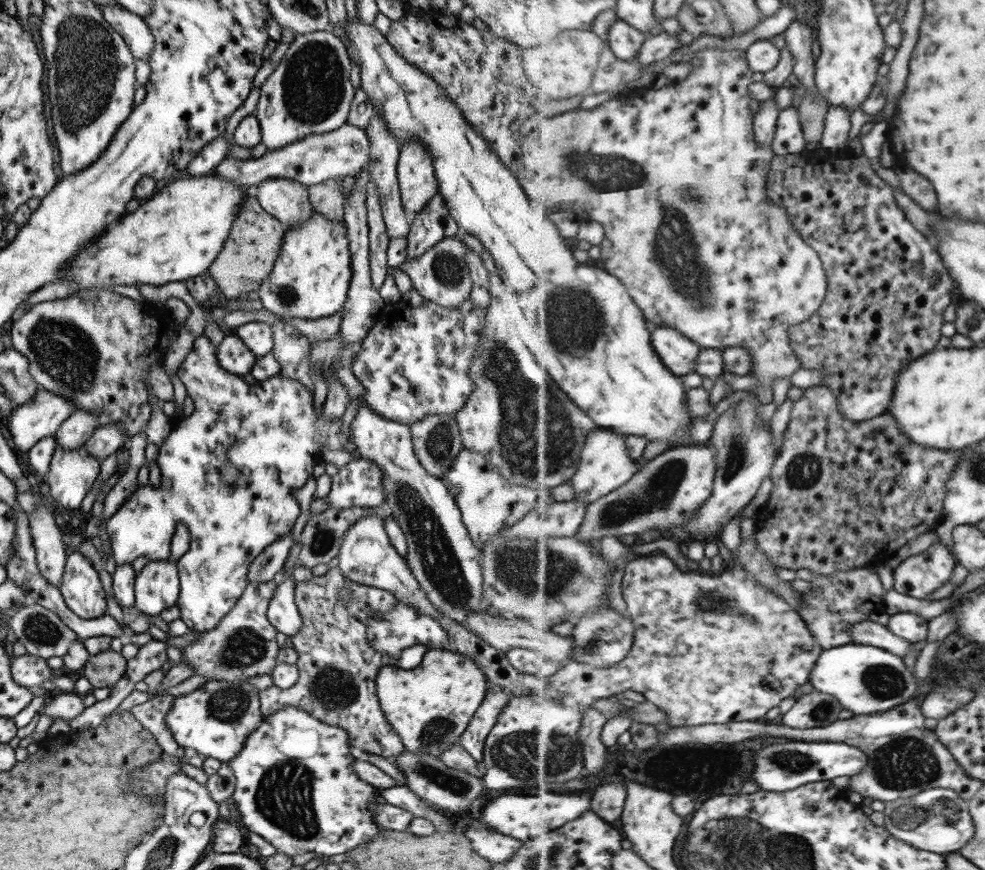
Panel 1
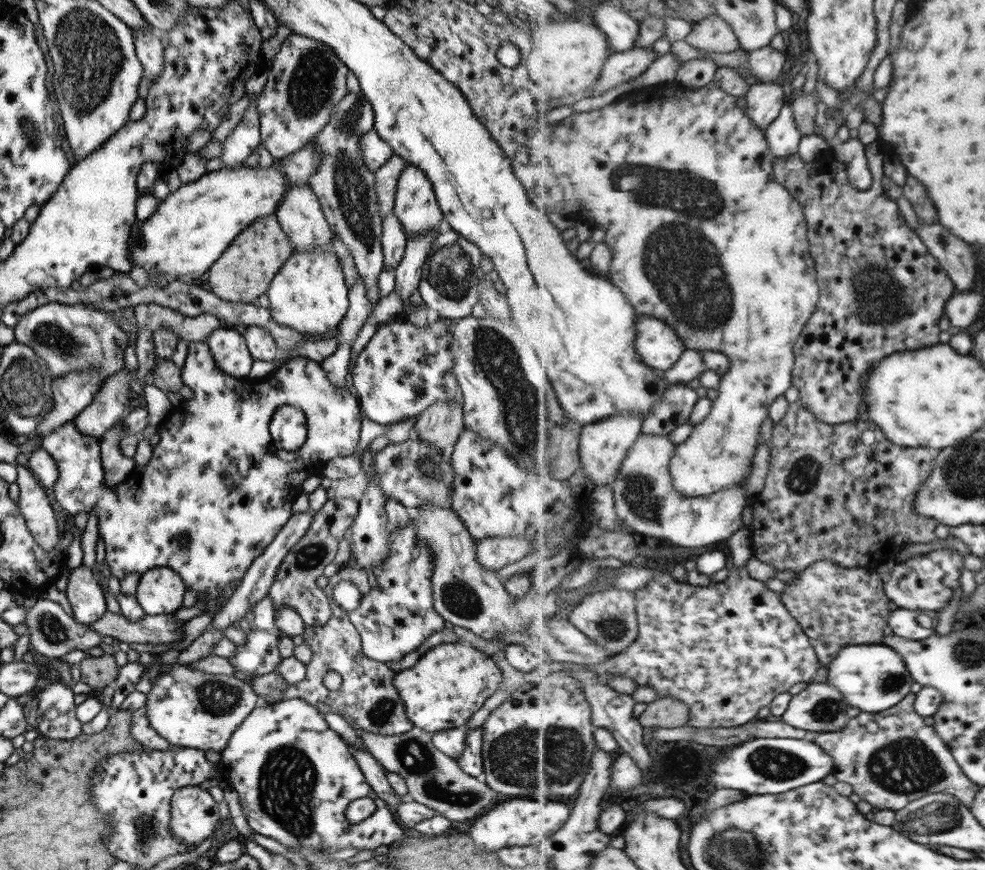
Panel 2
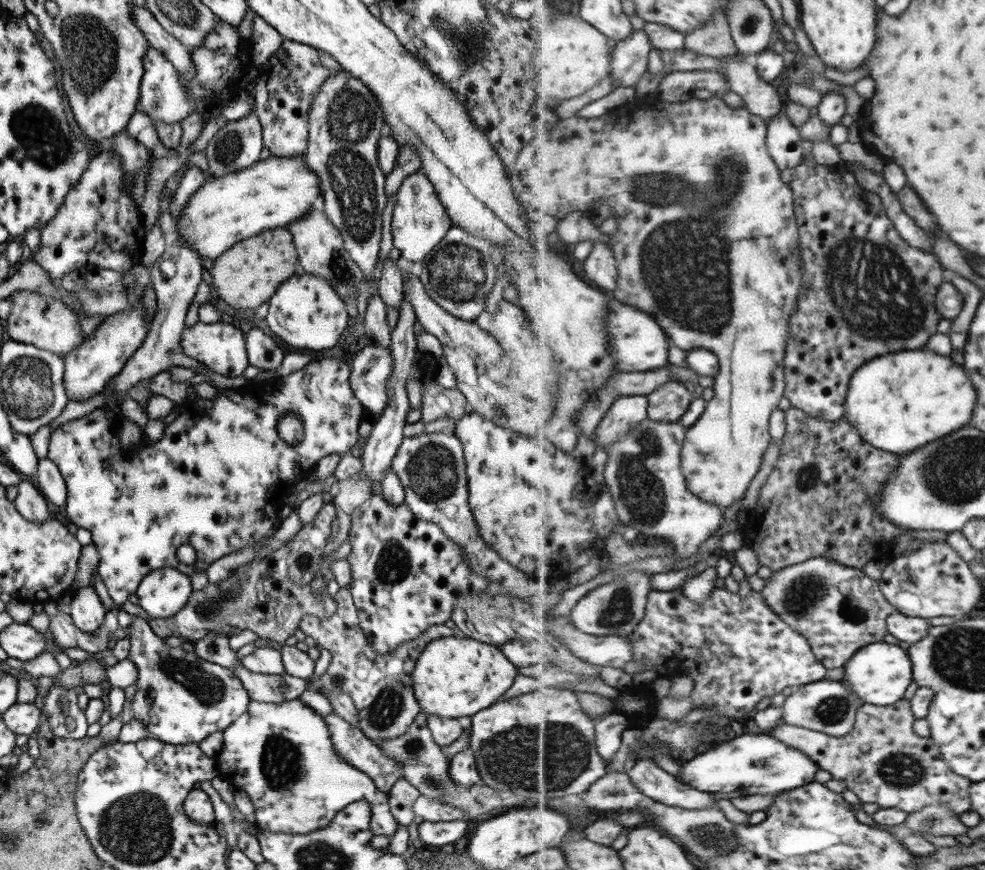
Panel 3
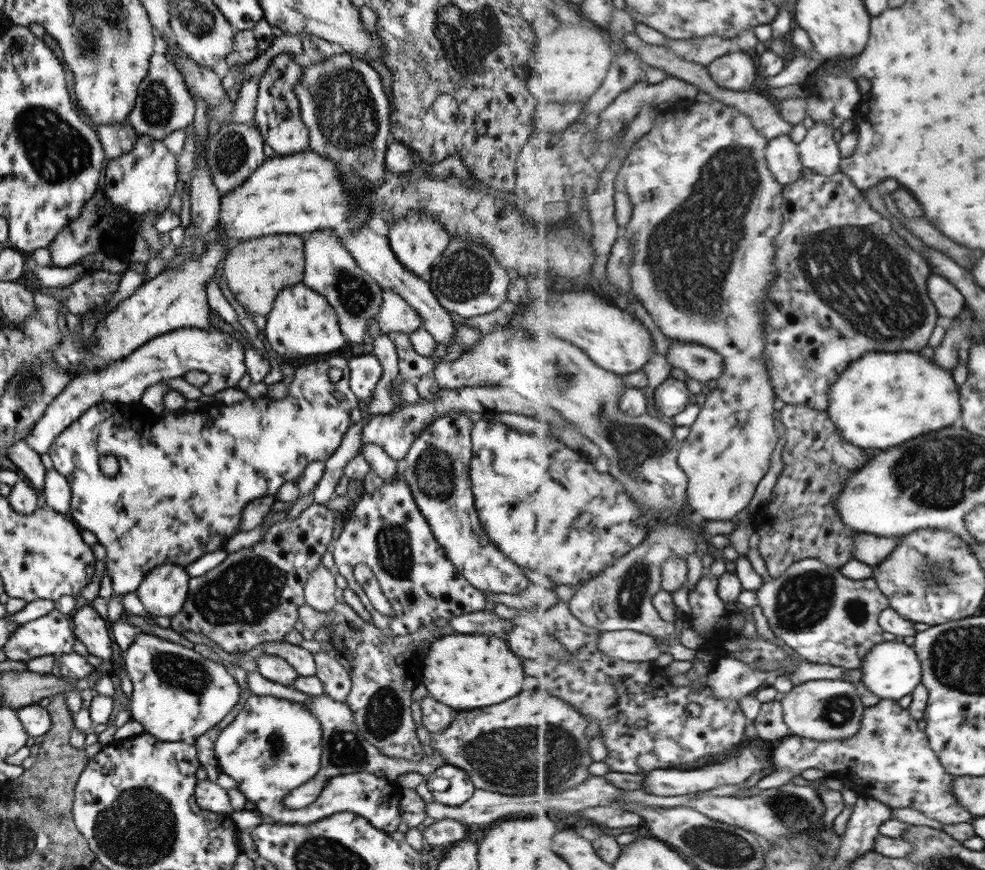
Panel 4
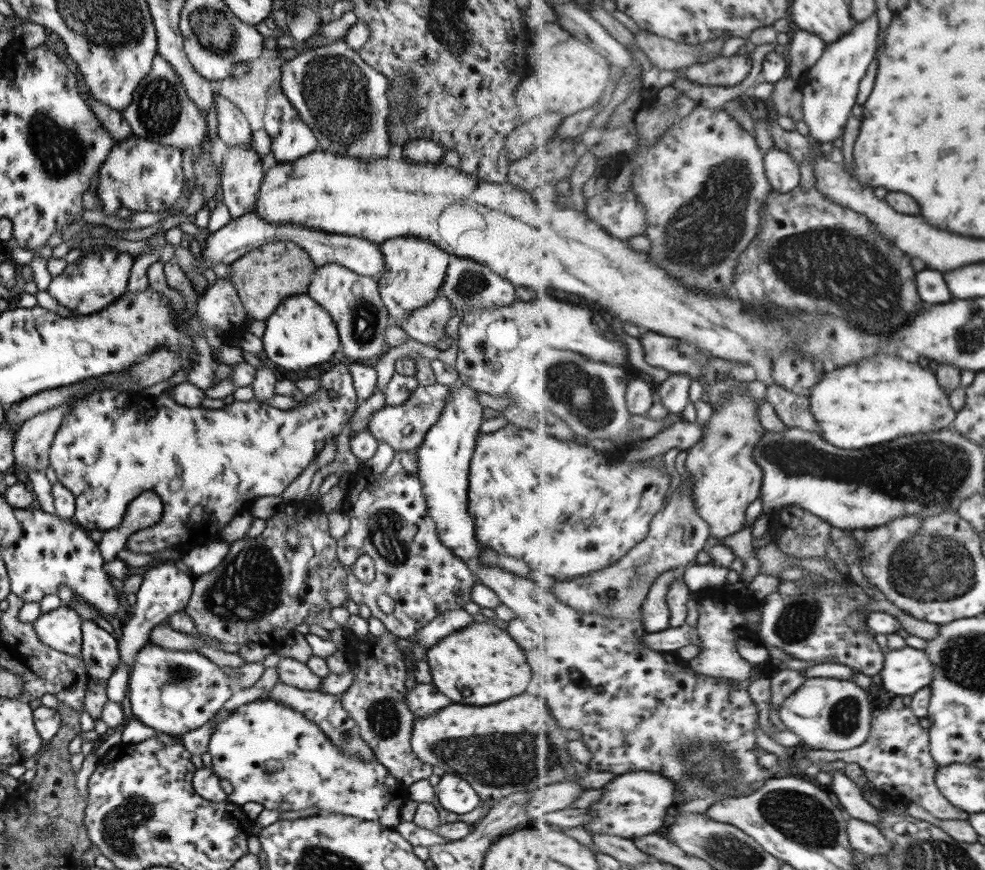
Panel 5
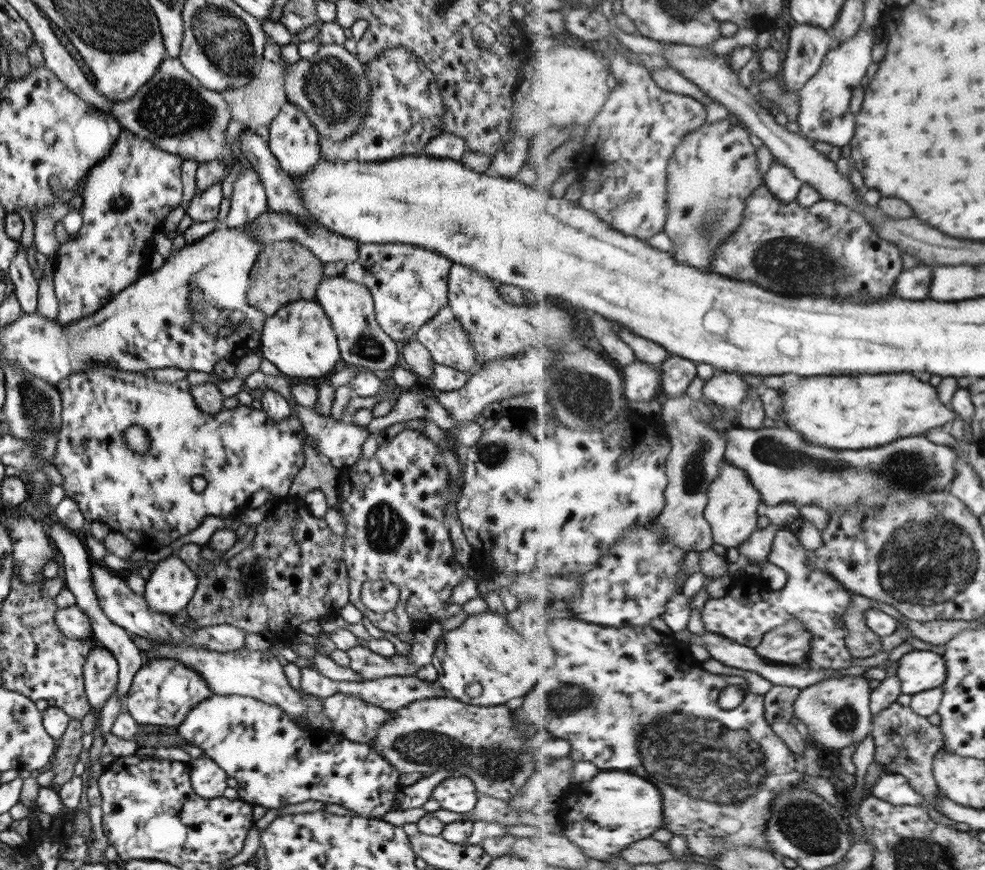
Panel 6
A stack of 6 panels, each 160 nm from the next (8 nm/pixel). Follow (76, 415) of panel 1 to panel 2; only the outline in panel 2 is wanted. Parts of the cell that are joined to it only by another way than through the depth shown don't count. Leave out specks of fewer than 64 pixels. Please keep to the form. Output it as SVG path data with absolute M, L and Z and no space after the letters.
M138 368L134 372L127 370L119 371L115 375L111 375L107 381L99 388L98 392L91 399L91 402L78 414L77 417L72 419L75 429L83 435L99 439L103 437L105 431L112 428L124 415L128 400L128 387L129 380L136 378Z

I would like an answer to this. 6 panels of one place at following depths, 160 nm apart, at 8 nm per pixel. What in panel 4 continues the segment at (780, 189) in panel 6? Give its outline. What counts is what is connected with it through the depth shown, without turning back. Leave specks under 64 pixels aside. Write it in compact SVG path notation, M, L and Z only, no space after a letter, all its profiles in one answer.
M790 134L777 136L770 140L766 156L769 168L784 186L801 178L805 166L802 163L799 145L791 138Z

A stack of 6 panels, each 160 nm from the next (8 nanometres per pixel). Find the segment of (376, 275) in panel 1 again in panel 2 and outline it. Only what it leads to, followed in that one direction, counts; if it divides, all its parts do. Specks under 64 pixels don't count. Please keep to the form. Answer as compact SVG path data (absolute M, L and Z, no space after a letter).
M391 155L374 173L374 191L379 216L392 212L396 178L408 163L398 155Z

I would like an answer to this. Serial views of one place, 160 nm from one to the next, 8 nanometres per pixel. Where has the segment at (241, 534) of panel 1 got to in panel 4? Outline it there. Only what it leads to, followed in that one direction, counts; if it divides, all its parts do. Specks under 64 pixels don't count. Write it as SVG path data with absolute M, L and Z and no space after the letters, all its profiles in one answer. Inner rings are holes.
M334 356L323 362L307 364L295 369L295 373L286 383L288 387L287 394L280 400L267 397L258 397L251 399L245 397L243 400L228 405L227 402L215 399L213 395L204 394L199 403L189 400L176 411L163 411L163 413L155 415L147 408L139 403L132 402L129 404L114 401L109 403L103 401L87 410L77 420L74 420L53 440L53 444L46 452L50 456L51 467L53 467L61 476L65 477L70 488L70 507L68 510L68 518L80 529L89 530L95 535L97 544L104 549L104 567L111 581L111 588L114 594L127 594L133 592L143 581L149 570L163 563L171 563L180 567L187 566L190 562L197 560L199 556L216 550L224 550L224 546L233 536L240 531L240 520L243 507L256 498L274 495L277 489L284 482L292 481L299 478L306 464L320 460L324 461L329 458L337 450L341 439L345 437L347 428L351 425L349 420L349 411L352 408L359 408L361 403L359 399L350 391L347 382L349 370L347 366L347 358ZM337 368L341 371L339 381L331 383L327 377L329 369ZM333 392L341 392L343 400L335 398ZM110 454L115 457L118 462L117 473L113 477L105 477L99 471L97 460L99 456Z

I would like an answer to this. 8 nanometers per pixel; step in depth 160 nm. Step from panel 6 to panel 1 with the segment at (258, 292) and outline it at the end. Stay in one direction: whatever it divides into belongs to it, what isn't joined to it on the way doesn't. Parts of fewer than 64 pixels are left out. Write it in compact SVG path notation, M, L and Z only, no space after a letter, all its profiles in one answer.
M252 194L241 201L221 250L207 270L225 298L230 300L238 298L242 293L258 291L258 286L273 266L286 228L287 226L263 210Z

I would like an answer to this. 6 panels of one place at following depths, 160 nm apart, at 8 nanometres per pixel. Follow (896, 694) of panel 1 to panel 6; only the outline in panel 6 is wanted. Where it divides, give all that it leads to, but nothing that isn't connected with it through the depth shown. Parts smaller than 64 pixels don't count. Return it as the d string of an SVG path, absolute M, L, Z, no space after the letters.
M918 649L902 654L896 670L901 691L910 695L941 687L947 675L944 655Z

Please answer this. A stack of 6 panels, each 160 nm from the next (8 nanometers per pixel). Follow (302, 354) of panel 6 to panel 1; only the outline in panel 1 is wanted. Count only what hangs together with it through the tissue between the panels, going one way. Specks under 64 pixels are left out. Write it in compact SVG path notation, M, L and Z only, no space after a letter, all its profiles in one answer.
M313 211L308 219L286 228L282 243L275 257L269 274L258 286L257 296L261 307L279 318L301 318L301 320L317 320L342 310L352 275L350 267L349 239L346 227L341 223L332 223L323 215Z

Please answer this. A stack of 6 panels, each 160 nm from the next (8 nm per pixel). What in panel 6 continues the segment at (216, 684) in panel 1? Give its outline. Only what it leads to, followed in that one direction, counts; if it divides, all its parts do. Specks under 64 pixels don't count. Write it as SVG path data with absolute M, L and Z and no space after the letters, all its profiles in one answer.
M165 657L143 658L141 666L134 672L127 696L123 700L123 708L137 725L177 727L198 702L209 698L212 693L203 677L186 664Z

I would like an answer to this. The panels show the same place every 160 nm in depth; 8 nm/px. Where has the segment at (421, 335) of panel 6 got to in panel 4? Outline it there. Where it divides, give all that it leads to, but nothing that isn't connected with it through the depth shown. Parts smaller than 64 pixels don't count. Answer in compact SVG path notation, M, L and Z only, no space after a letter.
M383 290L381 310L377 314L377 324L381 333L398 332L409 334L421 328L421 319L401 297Z

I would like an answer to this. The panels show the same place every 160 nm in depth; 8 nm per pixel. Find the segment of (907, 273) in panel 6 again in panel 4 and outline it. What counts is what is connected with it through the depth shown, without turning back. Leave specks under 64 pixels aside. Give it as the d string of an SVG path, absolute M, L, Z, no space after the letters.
M937 274L930 276L928 292L940 316L954 319L965 309L966 298L952 282L943 276Z

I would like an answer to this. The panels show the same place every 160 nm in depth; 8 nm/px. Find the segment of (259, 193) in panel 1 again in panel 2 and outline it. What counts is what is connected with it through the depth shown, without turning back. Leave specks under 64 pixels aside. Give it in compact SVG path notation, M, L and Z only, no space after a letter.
M291 186L287 189L277 203L274 210L276 221L281 230L287 235L288 241L293 246L293 251L333 251L331 247L331 230L323 216L318 198L308 186Z

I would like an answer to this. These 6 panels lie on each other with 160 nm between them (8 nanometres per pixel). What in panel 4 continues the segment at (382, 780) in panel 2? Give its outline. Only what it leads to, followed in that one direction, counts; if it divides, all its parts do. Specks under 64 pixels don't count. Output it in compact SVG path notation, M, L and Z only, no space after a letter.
M310 696L304 704L303 708L307 709L318 721L322 728L321 735L321 756L320 767L317 776L313 777L306 785L300 788L293 788L289 795L283 796L283 806L287 809L297 810L312 804L317 795L323 788L325 781L338 775L354 775L363 774L365 772L377 776L377 778L385 778L385 781L394 783L398 776L402 774L415 772L420 775L430 775L438 766L445 763L444 756L437 751L425 755L418 761L410 761L400 758L393 758L379 752L377 748L371 746L361 735L352 719L352 712L345 702L337 702L328 696Z

